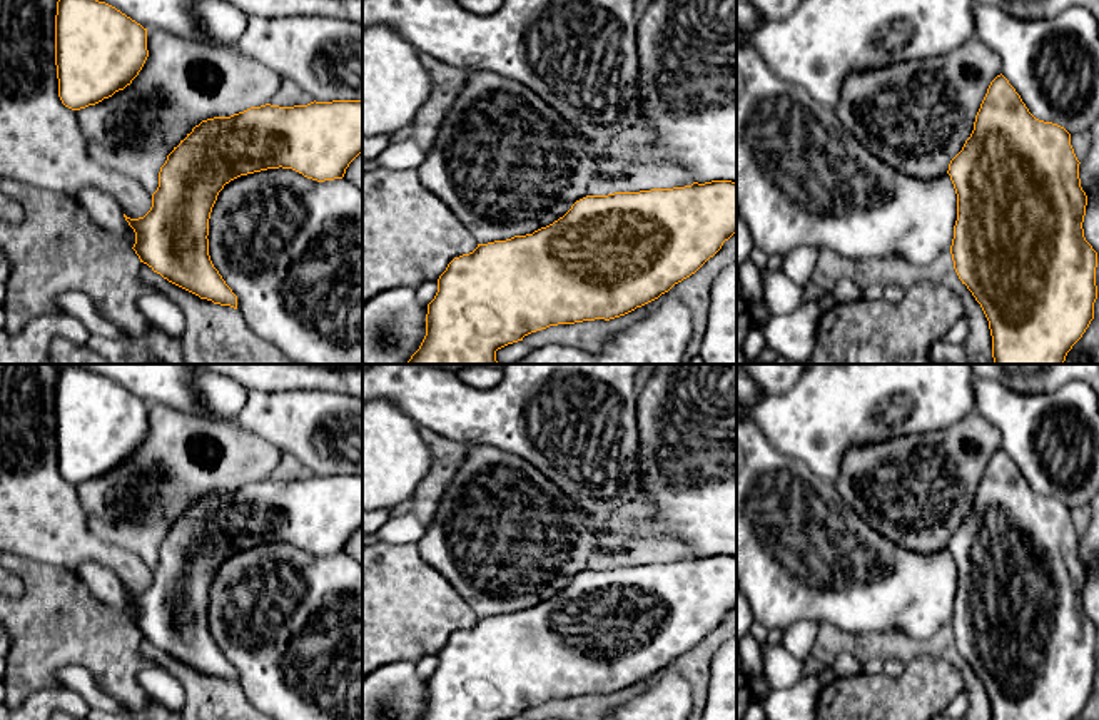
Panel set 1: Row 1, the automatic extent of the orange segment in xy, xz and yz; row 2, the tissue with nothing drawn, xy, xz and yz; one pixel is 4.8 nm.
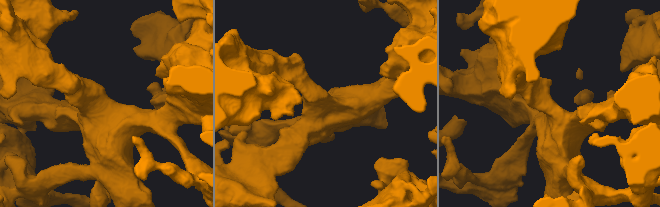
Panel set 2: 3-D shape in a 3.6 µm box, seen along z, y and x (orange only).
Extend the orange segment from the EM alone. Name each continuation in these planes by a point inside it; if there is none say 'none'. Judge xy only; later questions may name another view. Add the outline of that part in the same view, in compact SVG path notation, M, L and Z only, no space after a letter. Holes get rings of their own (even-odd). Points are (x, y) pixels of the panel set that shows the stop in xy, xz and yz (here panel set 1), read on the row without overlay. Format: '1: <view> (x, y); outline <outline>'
none

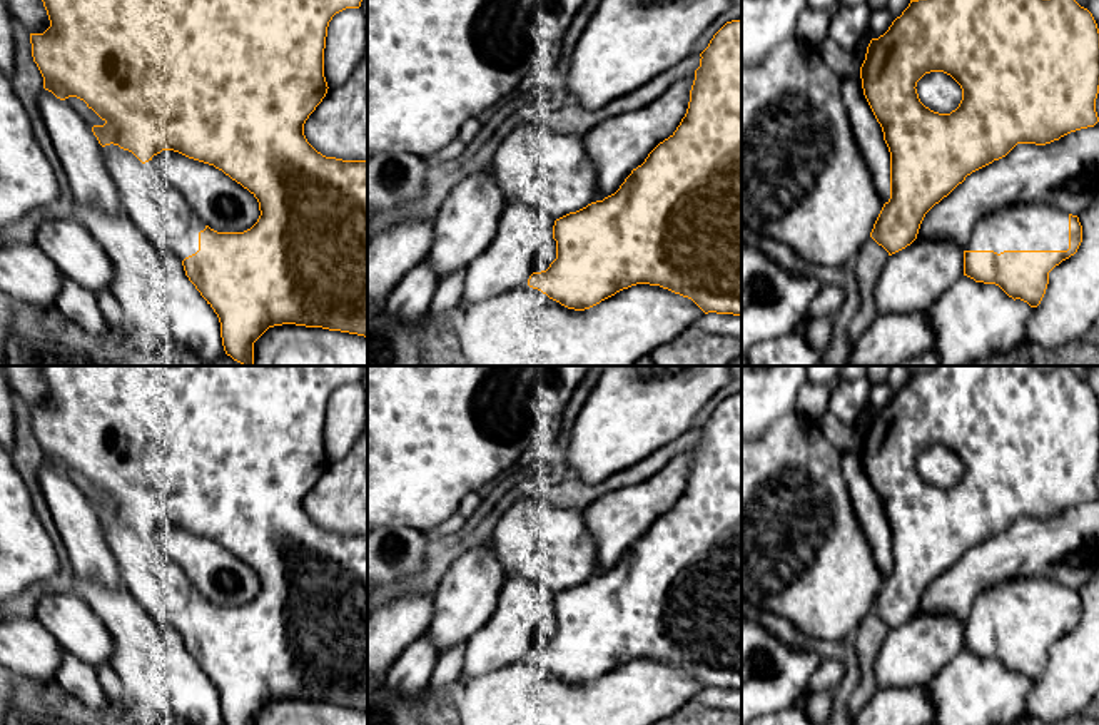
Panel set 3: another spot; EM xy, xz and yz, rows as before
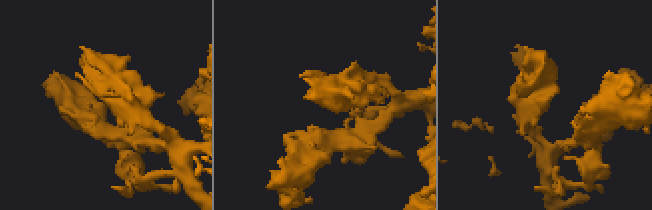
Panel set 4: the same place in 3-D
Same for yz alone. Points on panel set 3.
1: yz (1021, 602); outline M1024 578L980 593L964 625L1067 625L1069 588L1054 580Z

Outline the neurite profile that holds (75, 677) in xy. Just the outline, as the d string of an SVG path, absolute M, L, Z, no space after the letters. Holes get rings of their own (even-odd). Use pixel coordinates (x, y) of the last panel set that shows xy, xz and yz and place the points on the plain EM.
M70 651L62 653L55 680L67 693L80 700L84 705L105 715L112 713L114 708L102 690L95 668Z

